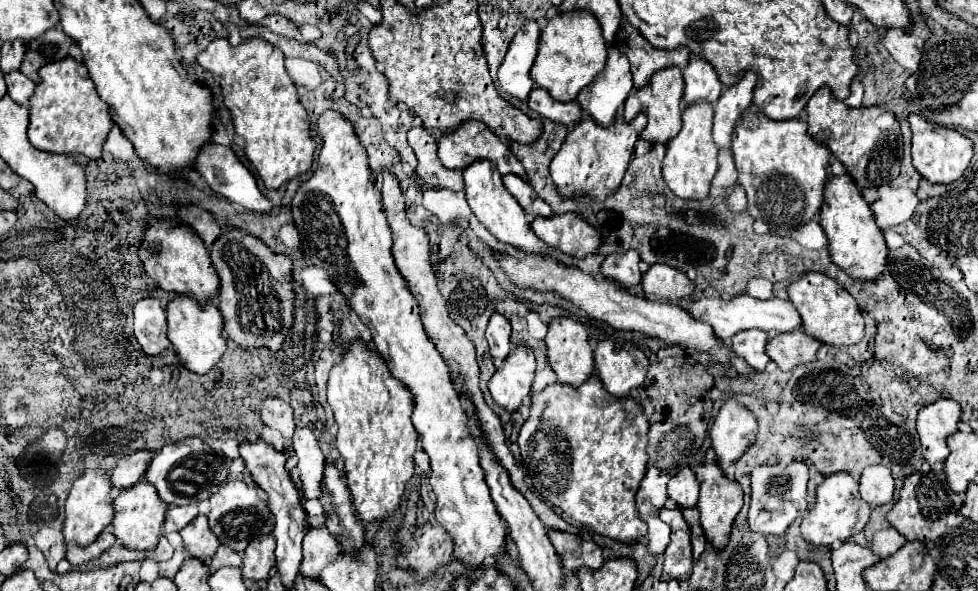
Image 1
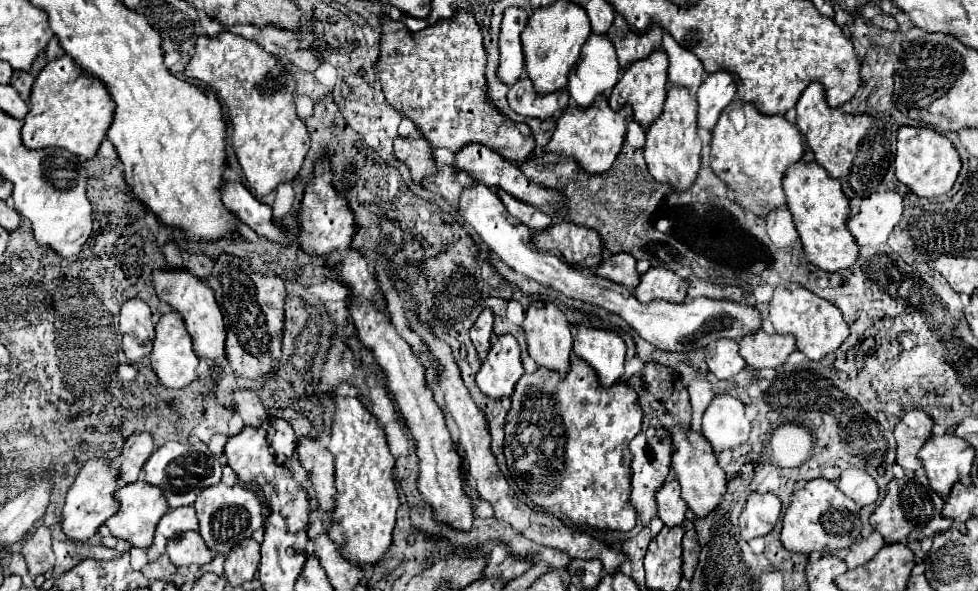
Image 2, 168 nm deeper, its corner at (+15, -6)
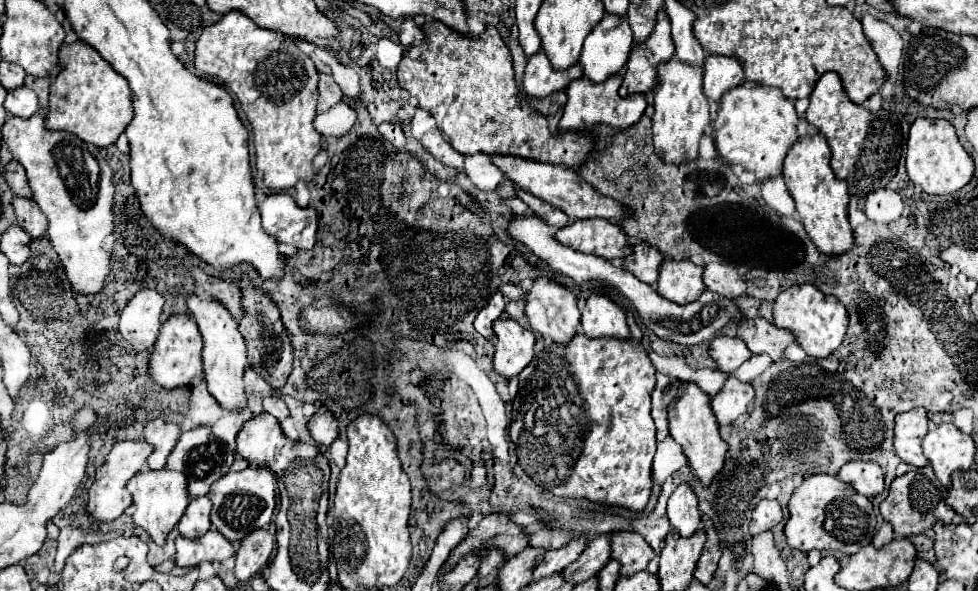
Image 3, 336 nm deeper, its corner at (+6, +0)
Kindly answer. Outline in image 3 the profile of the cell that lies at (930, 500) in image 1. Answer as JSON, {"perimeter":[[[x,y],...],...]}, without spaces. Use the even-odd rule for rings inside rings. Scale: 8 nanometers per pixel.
{"perimeter":[[[928,465],[918,471],[908,471],[902,477],[896,477],[890,485],[888,497],[880,503],[880,513],[884,521],[892,525],[896,537],[910,537],[932,529],[936,521],[952,523],[954,509],[946,505],[946,497],[948,497],[948,489],[940,481],[936,481],[932,467]]]}

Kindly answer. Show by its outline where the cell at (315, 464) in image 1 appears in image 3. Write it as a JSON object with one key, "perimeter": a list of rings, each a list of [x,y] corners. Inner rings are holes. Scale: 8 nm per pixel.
{"perimeter":[[[266,397],[264,401],[264,411],[278,417],[278,419],[286,419],[290,417],[290,411],[286,407],[286,403],[280,399],[280,397]]]}

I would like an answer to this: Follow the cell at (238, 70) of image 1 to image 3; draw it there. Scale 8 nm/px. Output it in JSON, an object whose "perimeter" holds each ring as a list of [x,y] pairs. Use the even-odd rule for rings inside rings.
{"perimeter":[[[240,11],[226,13],[218,23],[206,27],[196,43],[196,69],[200,75],[216,77],[226,89],[230,89],[236,97],[254,133],[256,147],[256,169],[264,177],[264,185],[270,189],[290,189],[300,179],[312,181],[312,159],[320,151],[320,133],[314,129],[312,121],[316,115],[316,99],[318,99],[318,73],[308,55],[296,49],[290,37],[278,31],[266,31],[254,21],[250,21]]]}

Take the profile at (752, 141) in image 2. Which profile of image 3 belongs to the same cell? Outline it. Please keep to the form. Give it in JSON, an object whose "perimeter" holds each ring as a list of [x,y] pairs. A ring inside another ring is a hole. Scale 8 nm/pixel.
{"perimeter":[[[736,87],[728,91],[718,105],[718,117],[712,123],[714,143],[728,165],[742,165],[748,171],[754,171],[756,181],[762,183],[776,175],[782,175],[782,161],[788,155],[788,149],[798,141],[798,115],[794,103],[782,97],[774,87]]]}

